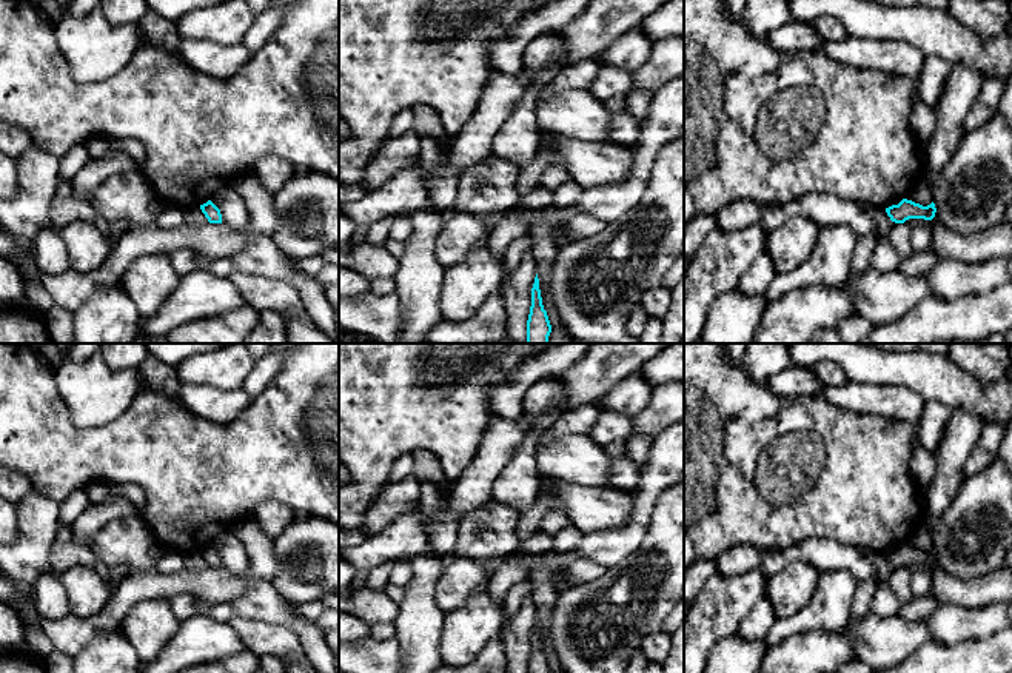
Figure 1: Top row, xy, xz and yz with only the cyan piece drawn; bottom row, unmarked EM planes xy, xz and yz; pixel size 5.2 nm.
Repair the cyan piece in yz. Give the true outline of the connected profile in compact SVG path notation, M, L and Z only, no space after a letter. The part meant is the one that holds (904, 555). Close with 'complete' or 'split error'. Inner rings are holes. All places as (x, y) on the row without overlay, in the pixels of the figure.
M903 544L898 550L872 554L875 573L869 579L858 582L852 604L852 618L861 619L870 613L870 602L883 579L887 579L895 568L904 568L909 564L932 565L937 553L932 547L927 551Z; split error

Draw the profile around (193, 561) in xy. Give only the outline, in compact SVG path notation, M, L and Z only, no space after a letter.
M200 551L183 554L183 561L186 571L202 571L209 568L205 559L202 557Z

